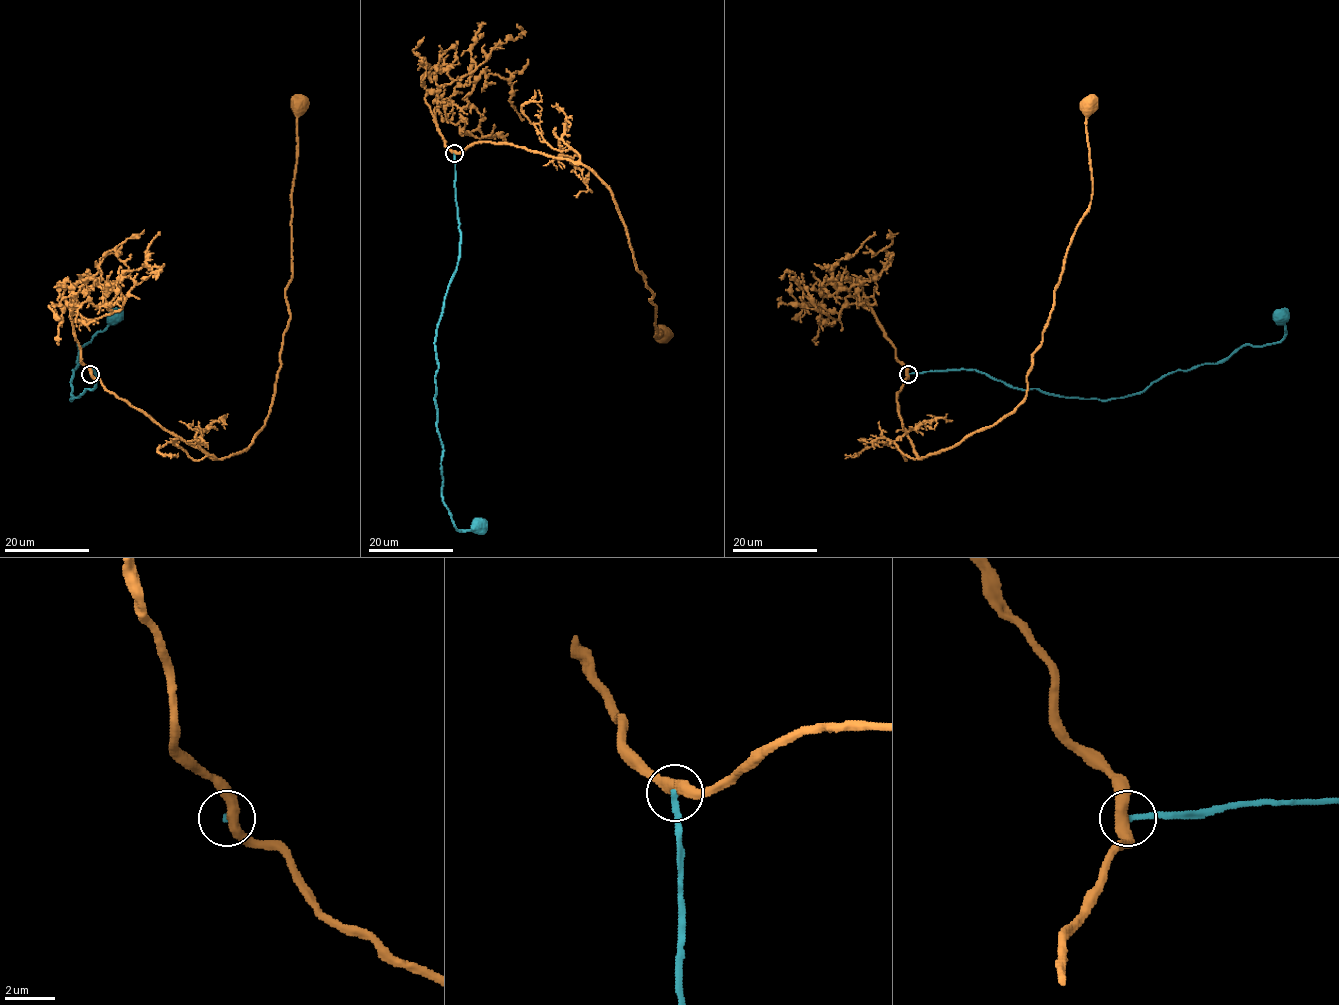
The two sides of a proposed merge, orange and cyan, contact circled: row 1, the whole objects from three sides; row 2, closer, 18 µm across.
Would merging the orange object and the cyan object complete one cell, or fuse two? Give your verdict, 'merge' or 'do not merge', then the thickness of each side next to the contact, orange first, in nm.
do not merge; calibres 440 and 220 nm

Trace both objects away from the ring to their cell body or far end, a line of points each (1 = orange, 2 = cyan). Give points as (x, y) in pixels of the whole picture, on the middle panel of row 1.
1: (454, 153), (474, 143), (509, 143), (585, 164), (610, 191), (632, 258), (654, 293), (656, 336), (662, 333)
2: (454, 153), (460, 234), (434, 344), (434, 399), (443, 503), (458, 530), (481, 527)

